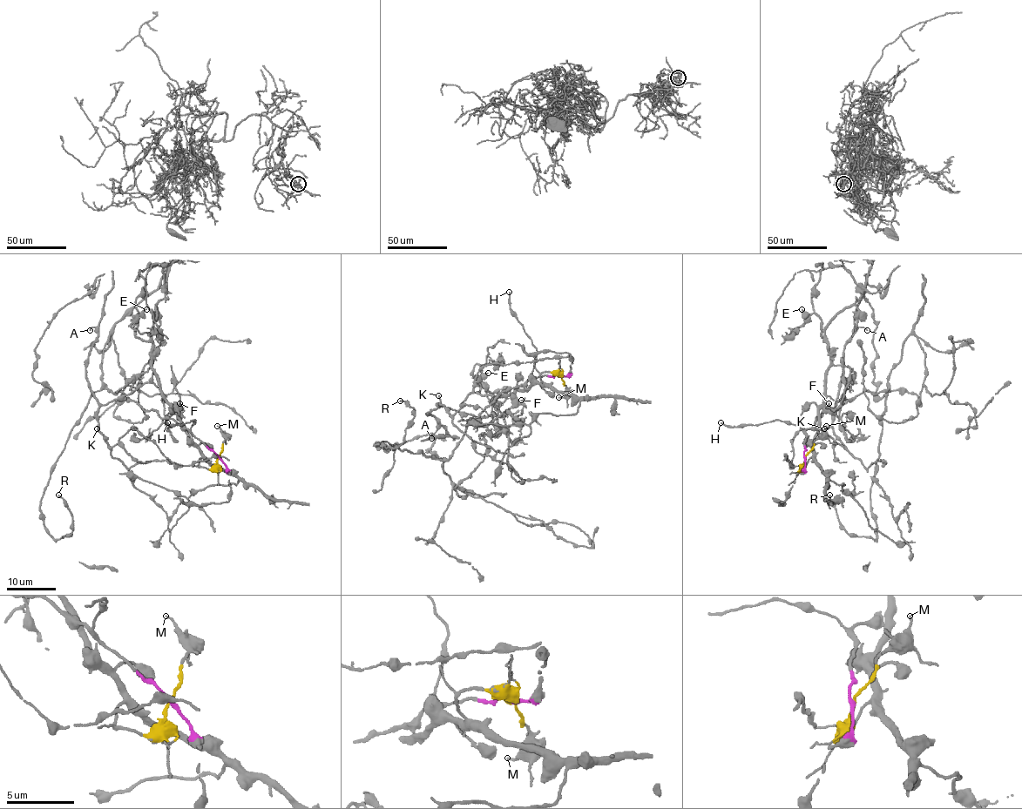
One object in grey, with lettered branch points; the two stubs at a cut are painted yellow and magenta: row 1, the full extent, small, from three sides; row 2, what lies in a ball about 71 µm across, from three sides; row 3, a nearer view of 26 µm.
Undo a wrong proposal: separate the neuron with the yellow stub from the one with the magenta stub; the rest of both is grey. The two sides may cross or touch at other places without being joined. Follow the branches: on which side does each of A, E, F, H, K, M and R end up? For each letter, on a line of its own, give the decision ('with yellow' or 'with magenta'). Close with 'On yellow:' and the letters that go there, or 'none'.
A: with magenta
E: with yellow
F: with yellow
H: with magenta
K: with magenta
M: with yellow
R: with magenta
On yellow: E, F, M

